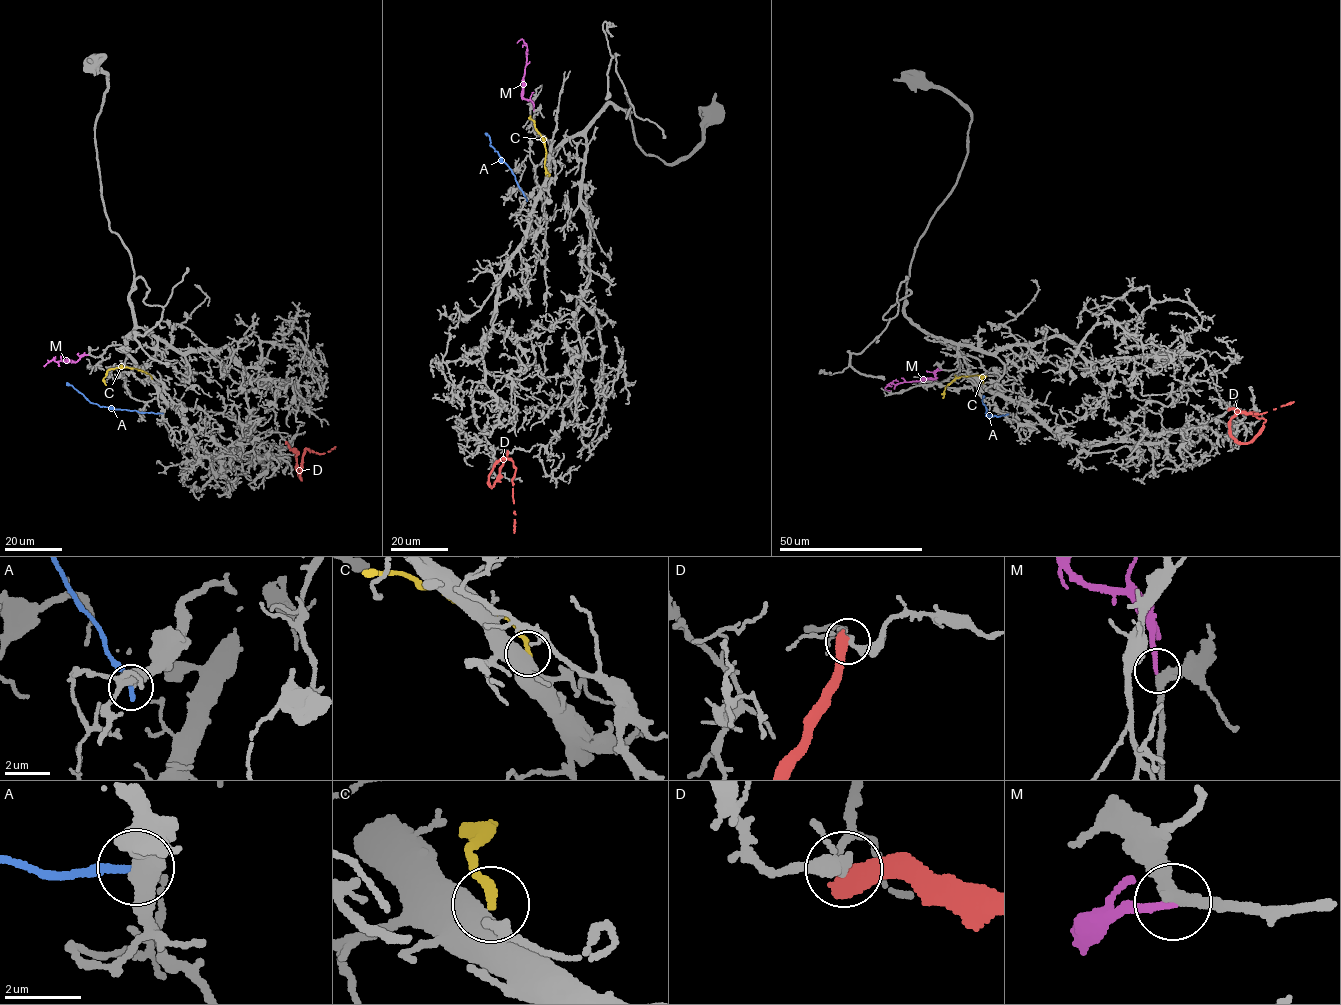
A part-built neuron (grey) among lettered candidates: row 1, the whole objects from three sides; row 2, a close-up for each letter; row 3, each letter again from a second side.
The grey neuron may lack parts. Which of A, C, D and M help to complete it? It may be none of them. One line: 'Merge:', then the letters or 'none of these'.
Merge: M

